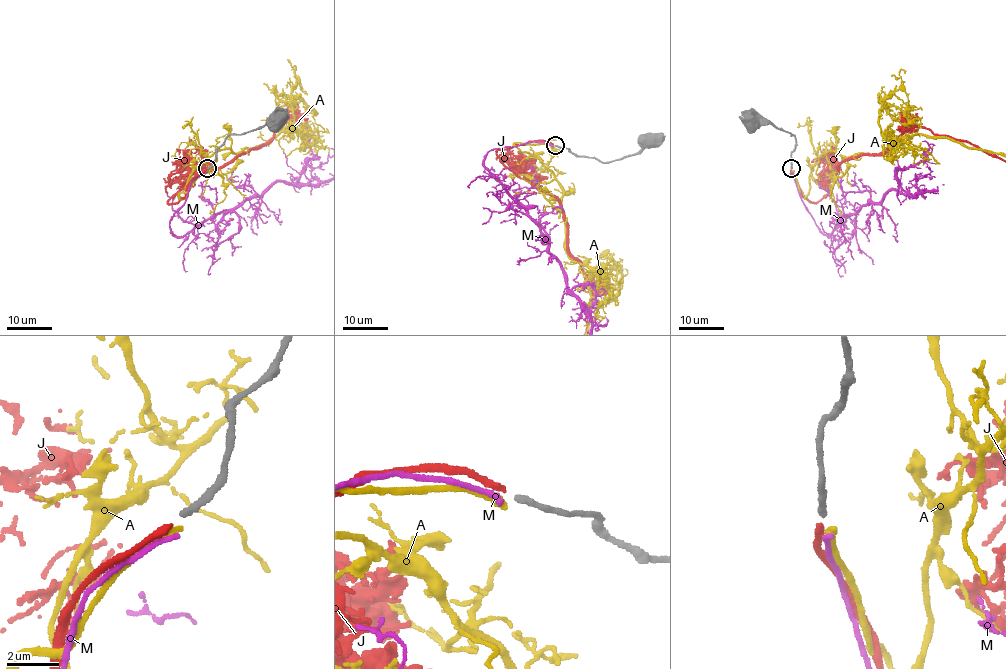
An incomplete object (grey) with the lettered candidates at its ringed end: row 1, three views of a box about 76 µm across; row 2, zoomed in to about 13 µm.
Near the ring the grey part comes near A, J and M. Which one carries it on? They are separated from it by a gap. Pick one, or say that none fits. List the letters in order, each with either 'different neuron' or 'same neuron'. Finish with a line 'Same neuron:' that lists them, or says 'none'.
A: different neuron
J: same neuron
M: different neuron
Same neuron: J

